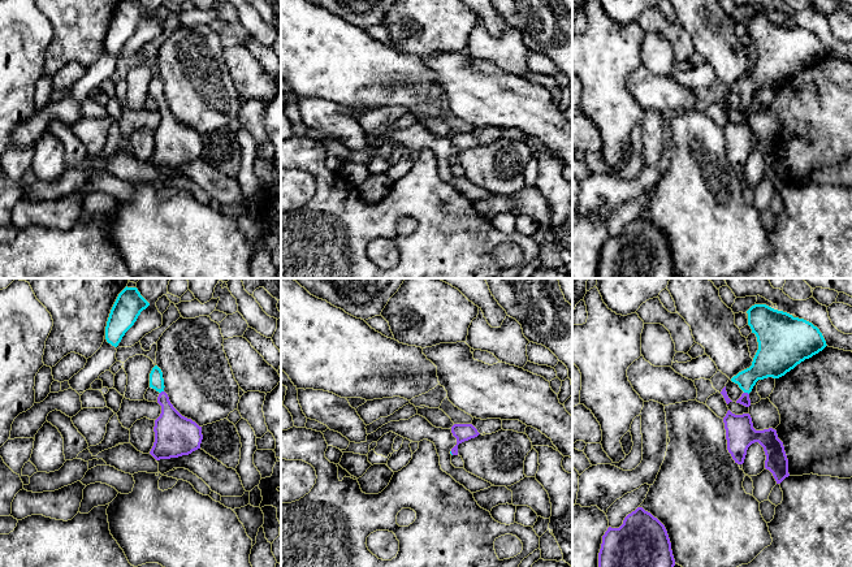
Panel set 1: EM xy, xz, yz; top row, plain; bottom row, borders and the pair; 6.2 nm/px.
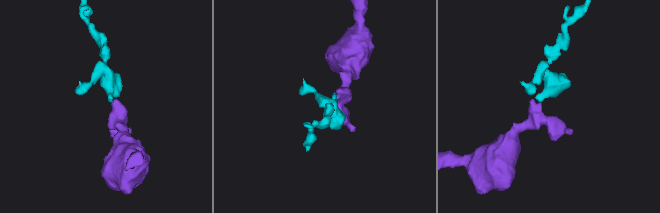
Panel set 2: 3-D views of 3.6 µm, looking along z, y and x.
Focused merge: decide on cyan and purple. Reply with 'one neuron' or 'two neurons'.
one neuron

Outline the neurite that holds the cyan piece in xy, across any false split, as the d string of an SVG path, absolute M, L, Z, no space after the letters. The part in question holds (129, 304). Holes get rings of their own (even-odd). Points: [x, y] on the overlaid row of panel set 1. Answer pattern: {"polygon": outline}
{"polygon": "M125 287L117 297L105 326L105 339L117 347L125 333L134 325L138 316L150 303L137 287Z"}

